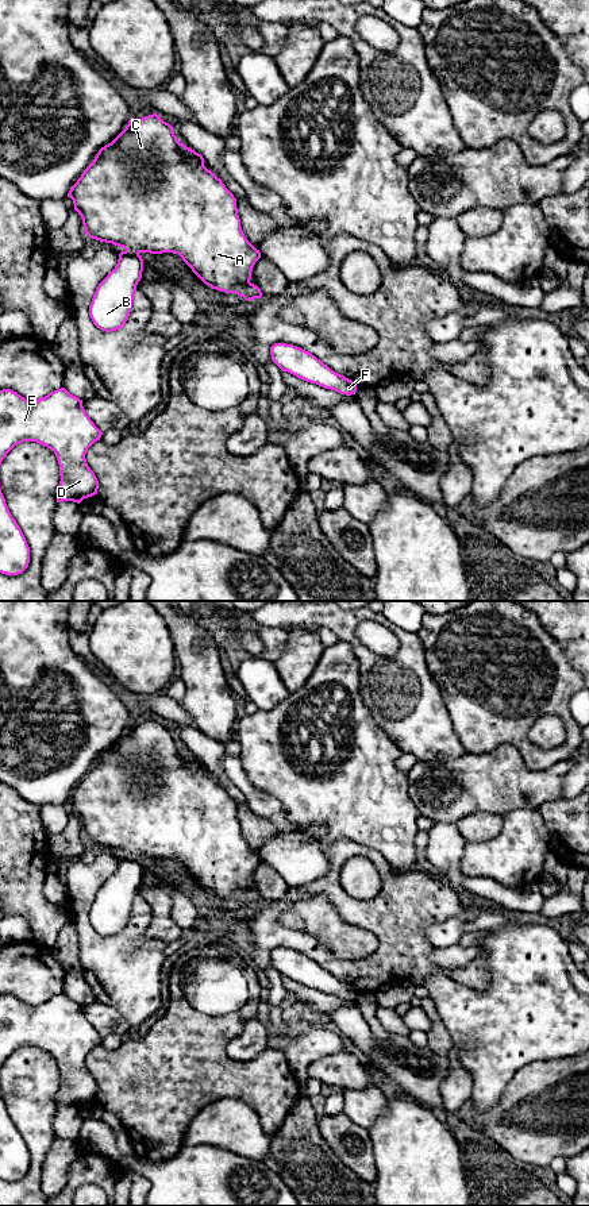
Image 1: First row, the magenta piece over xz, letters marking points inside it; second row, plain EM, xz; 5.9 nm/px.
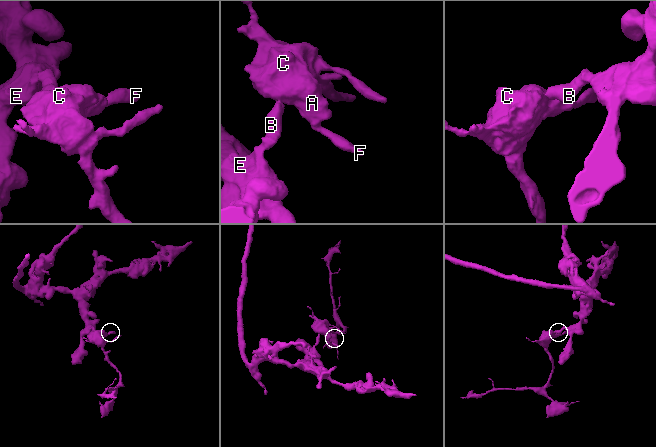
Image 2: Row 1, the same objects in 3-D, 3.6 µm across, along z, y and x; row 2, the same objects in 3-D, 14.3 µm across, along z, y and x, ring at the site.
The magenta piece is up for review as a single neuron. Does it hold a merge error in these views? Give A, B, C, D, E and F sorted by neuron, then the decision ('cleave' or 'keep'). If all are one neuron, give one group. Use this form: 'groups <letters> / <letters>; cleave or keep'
groups A C F / B D E; cleave

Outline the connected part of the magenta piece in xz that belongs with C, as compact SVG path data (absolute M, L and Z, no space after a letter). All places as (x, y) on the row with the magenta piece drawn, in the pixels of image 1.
M157 113L142 119L131 117L126 128L99 150L93 162L69 190L68 197L73 200L74 211L82 219L86 236L138 254L178 254L212 289L235 293L246 301L261 298L261 289L250 282L261 253L242 231L236 199L222 180L204 166L204 162L201 154L178 142L173 127Z

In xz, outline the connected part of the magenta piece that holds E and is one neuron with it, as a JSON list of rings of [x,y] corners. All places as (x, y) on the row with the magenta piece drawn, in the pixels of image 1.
[[[65,388],[30,401],[11,389],[0,390],[0,465],[7,454],[23,442],[36,442],[50,448],[58,461],[61,481],[57,502],[73,501],[97,494],[99,481],[86,463],[88,448],[100,440],[103,432],[86,415],[82,400],[70,394]]]

